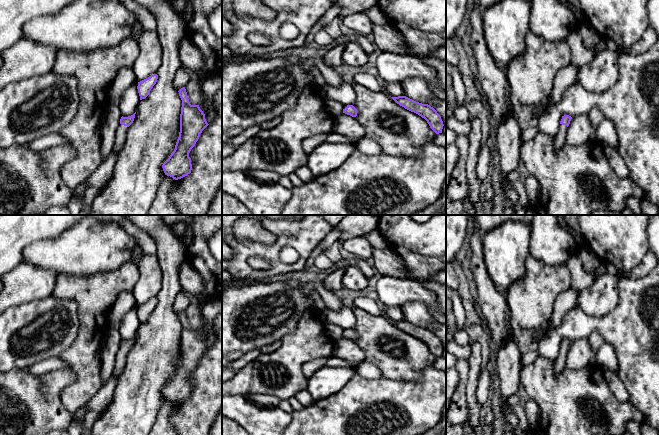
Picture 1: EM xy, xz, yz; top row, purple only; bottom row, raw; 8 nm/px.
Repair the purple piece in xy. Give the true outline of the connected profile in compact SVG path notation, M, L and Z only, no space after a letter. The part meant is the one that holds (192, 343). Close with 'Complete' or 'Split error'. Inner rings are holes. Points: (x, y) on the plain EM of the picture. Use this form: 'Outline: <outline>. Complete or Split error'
Outline: M185 311L178 316L182 324L179 361L174 375L162 389L164 397L175 404L191 397L192 388L189 377L202 355L209 349L199 329L190 328Z. Complete

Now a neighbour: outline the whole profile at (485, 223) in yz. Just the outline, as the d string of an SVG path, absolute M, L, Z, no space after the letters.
M474 215L481 233L486 233L506 221L524 222L531 226L533 215Z

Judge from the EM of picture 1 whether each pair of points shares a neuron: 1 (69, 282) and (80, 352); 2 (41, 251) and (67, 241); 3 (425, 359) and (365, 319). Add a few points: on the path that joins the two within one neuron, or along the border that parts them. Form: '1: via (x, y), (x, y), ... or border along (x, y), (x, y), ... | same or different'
1: via (86, 299), (87, 335) | same
2: via (47, 251), (57, 251), (61, 247) | same
3: via (410, 347), (396, 337), (380, 334) | same

